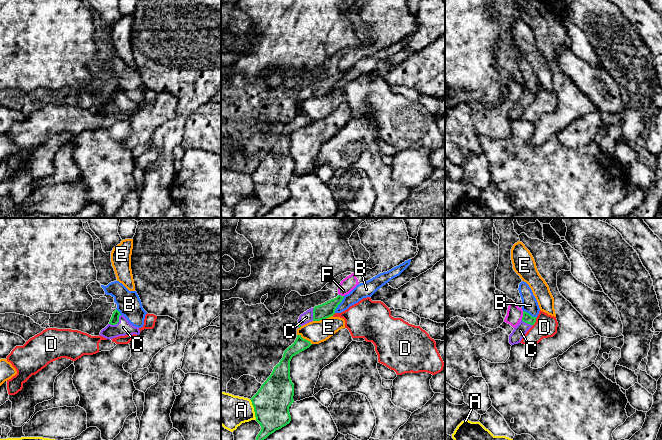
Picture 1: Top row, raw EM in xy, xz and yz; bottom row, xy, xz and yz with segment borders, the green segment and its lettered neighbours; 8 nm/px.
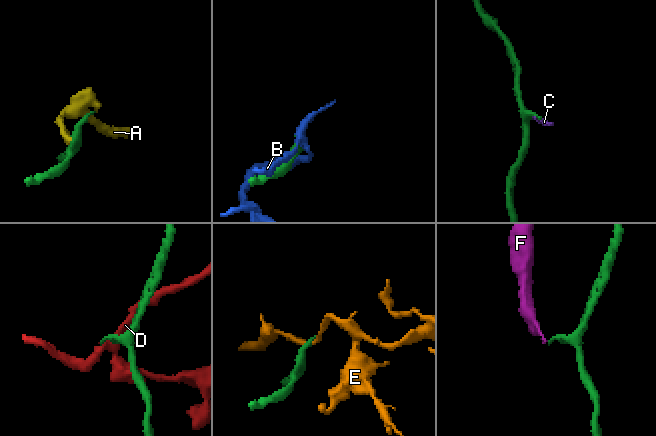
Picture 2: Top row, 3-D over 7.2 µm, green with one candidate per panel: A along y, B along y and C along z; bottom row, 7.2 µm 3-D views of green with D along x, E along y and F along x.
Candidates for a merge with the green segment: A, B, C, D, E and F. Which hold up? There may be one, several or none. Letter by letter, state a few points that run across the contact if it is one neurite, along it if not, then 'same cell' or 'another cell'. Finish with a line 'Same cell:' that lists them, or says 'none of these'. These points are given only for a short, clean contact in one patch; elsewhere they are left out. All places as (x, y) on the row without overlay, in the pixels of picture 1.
A: xz (249, 175), (256, 195) | another cell
B: another cell
C: same cell
D: yz (537, 93), (533, 101) | another cell
E: xz (332, 91), (313, 97) | another cell
F: another cell
Same cell: C

